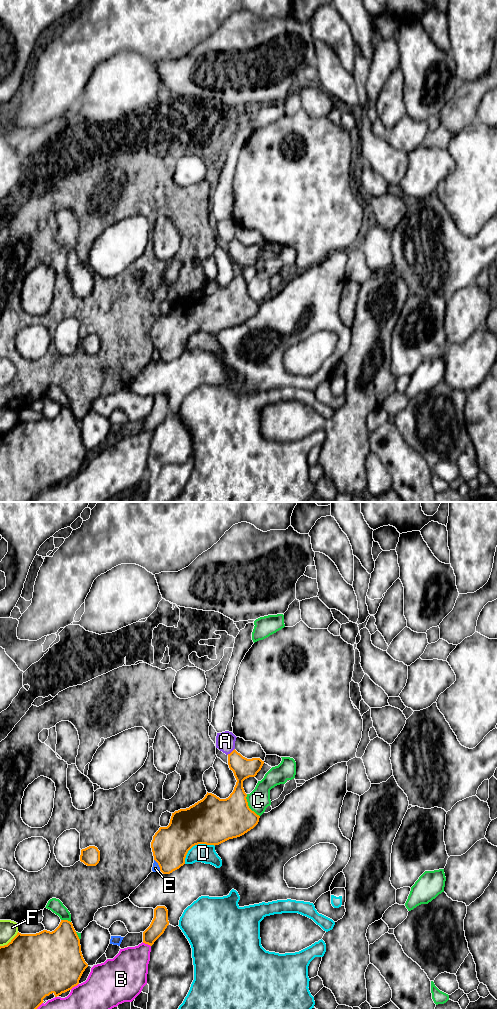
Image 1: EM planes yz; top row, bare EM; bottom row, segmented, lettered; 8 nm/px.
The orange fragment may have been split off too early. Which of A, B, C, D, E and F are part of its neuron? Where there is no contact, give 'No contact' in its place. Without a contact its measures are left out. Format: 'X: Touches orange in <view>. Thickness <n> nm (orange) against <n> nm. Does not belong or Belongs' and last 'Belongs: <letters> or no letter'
A: Touches orange in yz. Thickness 170 nm (orange) against 160 nm. Does not belong
B: Touches orange in yz. Thickness 130 nm (orange) against 300 nm. Does not belong
C: Touches orange in yz. Thickness 340 nm (orange) against 180 nm. Does not belong
D: Touches orange in yz. Thickness 380 nm (orange) against 150 nm. Does not belong
E: Touches orange in yz. Thickness 300 nm (orange) against 60 nm. Does not belong
F: Touches orange in yz. Thickness 500 nm (orange) against 140 nm. Does not belong
Belongs: no letter

